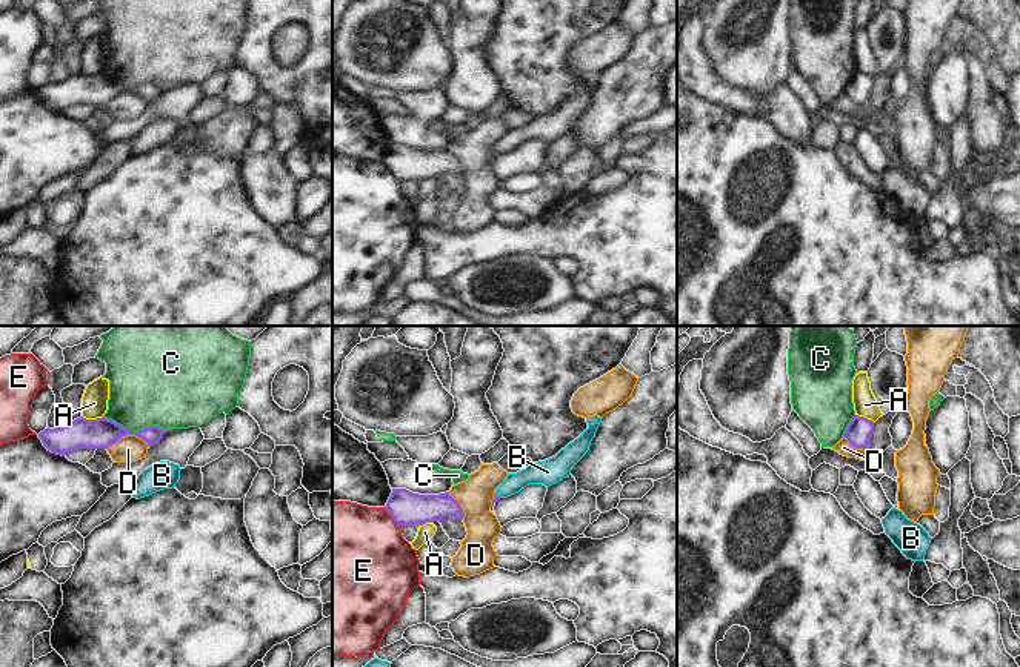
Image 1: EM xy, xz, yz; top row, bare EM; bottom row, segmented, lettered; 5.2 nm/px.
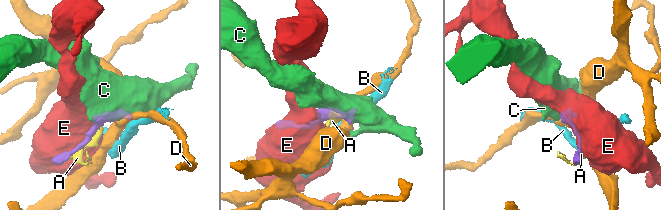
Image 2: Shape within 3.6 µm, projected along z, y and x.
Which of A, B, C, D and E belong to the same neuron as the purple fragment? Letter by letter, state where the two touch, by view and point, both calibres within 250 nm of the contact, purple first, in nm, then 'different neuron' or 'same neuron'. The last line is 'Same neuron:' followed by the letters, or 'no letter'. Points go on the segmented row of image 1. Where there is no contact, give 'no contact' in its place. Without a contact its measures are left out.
A: xy (91, 420) | 160/140 nm | different neuron
B: xz (499, 497) | 30/110 nm | same neuron
C: xy (134, 434) | 90/400 nm | different neuron
D: xz (460, 506) | 170/180 nm | different neuron
E: xz (393, 518) | 180/480 nm | different neuron
Same neuron: B

